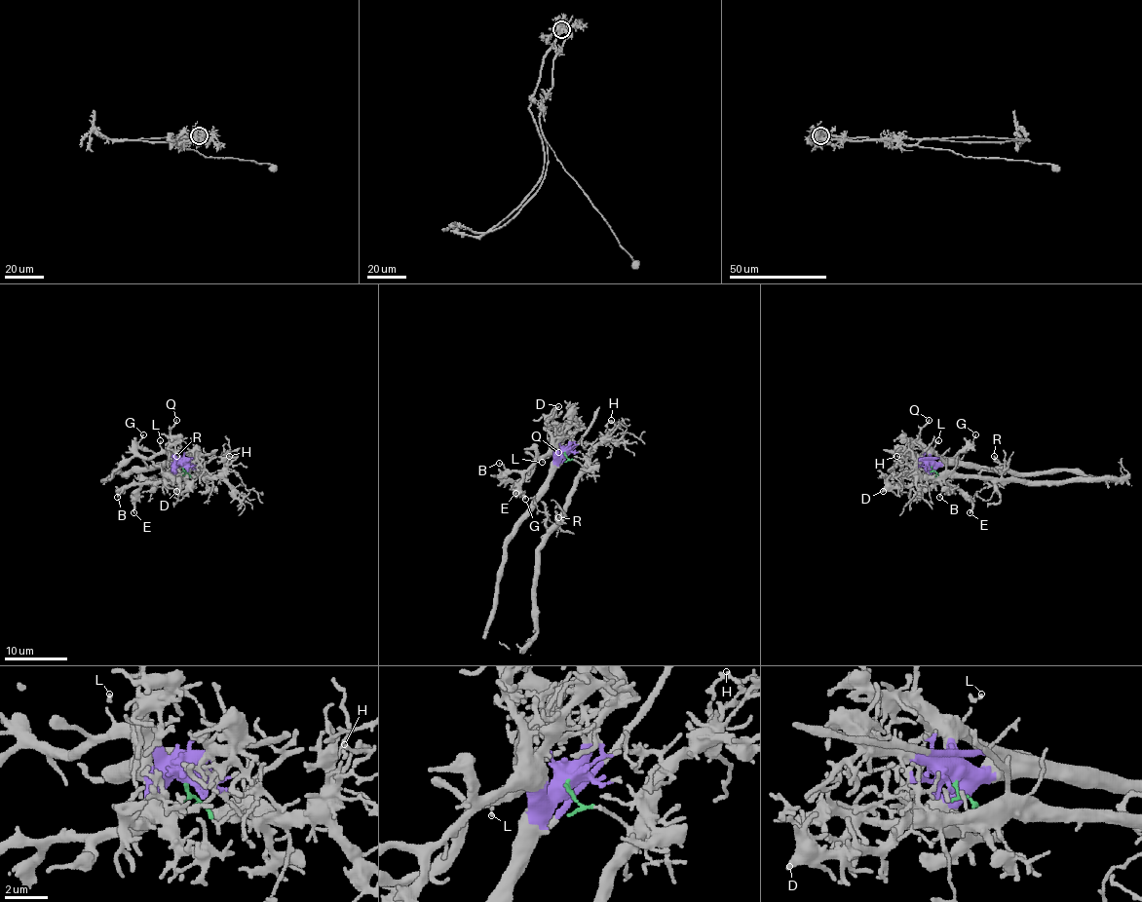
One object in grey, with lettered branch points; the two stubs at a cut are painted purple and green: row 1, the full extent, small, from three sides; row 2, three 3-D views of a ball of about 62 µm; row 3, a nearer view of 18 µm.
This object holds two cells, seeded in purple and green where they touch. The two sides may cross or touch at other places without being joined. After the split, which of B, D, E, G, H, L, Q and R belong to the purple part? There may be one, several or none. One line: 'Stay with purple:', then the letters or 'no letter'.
Stay with purple: B, D, E, G, L, Q

